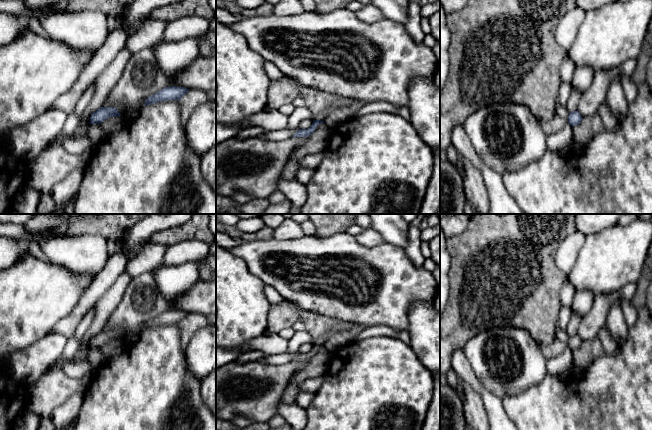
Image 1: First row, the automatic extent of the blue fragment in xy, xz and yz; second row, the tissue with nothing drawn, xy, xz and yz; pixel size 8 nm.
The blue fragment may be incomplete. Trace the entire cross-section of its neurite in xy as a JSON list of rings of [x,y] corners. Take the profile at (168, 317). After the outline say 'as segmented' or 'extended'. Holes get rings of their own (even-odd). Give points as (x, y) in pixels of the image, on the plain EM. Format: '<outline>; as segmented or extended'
[[[165,311],[162,314],[158,315],[156,318],[148,321],[145,324],[144,330],[167,324],[181,324],[182,321],[187,318],[188,315],[189,313],[185,311]]]; as segmented

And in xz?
[[[313,344],[312,349],[308,353],[299,353],[292,361],[308,361],[312,358],[318,349],[324,347],[324,345]]]; as segmented

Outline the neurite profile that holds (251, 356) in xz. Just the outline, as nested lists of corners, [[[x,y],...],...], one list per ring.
[[[249,351],[242,353],[235,361],[238,365],[244,365],[249,362],[259,361],[262,359],[264,353],[261,351]]]

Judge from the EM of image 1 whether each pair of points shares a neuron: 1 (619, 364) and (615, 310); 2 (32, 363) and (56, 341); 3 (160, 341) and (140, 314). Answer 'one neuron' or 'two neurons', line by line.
1: two neurons
2: one neuron
3: two neurons

